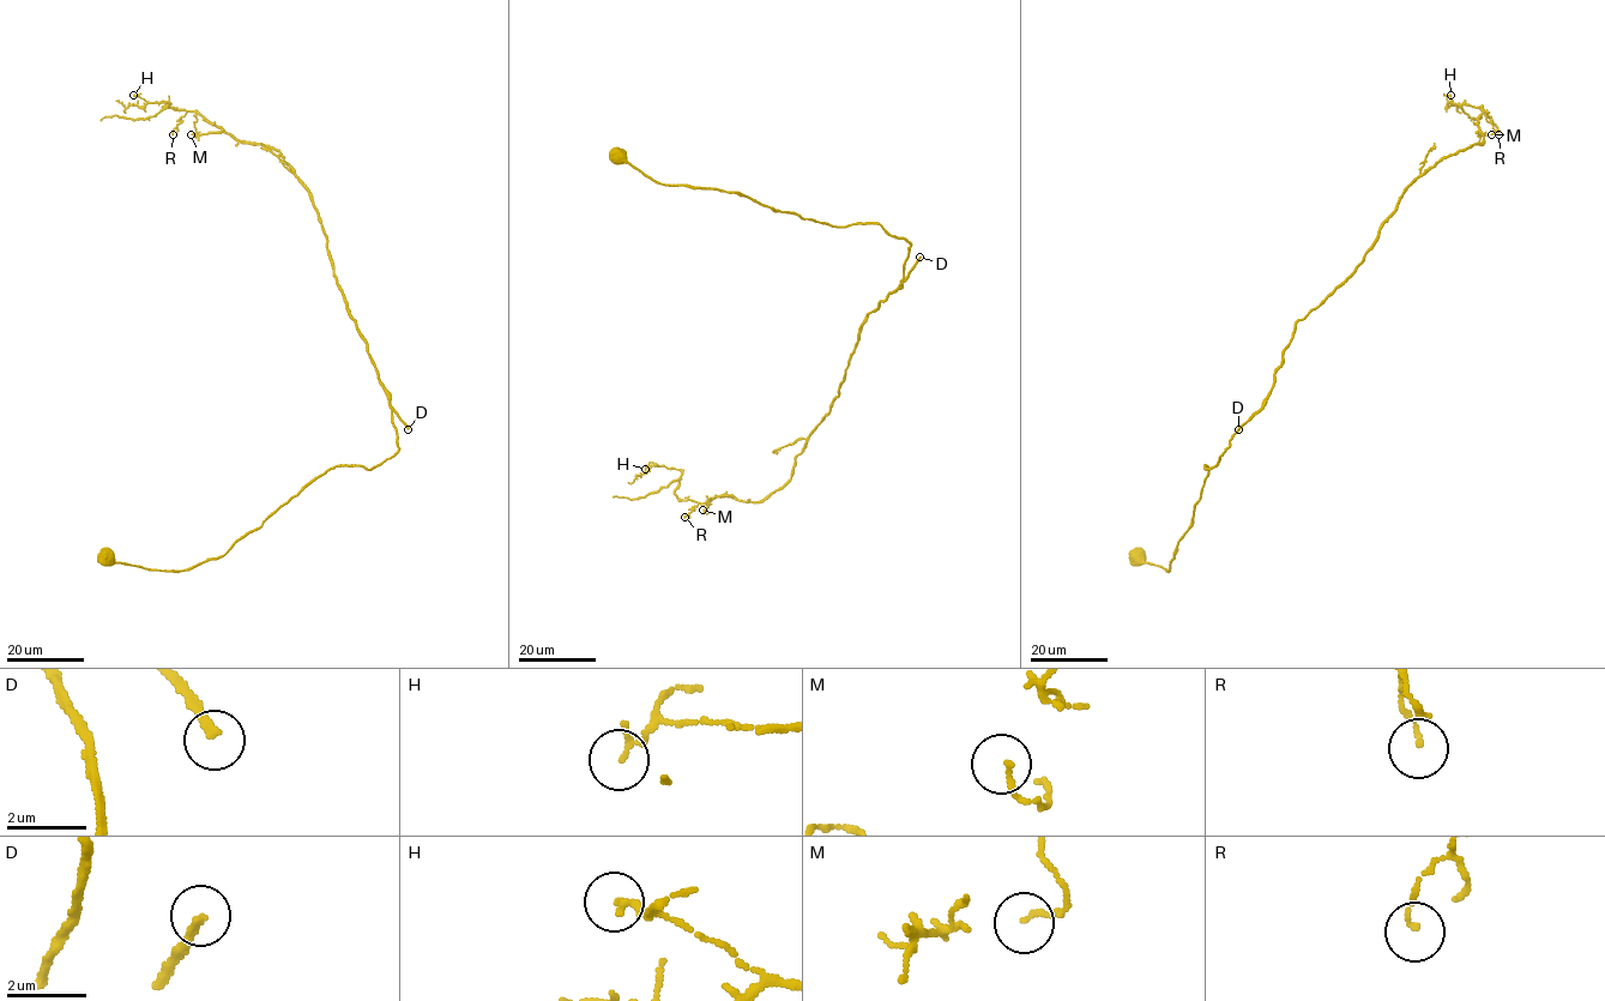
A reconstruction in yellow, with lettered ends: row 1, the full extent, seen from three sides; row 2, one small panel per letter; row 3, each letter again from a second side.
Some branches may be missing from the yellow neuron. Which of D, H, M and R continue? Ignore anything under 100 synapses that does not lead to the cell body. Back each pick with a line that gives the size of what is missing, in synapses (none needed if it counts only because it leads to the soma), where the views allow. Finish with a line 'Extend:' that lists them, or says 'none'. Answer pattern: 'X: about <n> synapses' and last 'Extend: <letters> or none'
D: about 200 synapses
Extend: D

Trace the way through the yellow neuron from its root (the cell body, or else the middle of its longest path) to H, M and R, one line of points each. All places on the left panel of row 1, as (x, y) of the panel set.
H: (104, 555), (187, 571), (223, 556), (329, 470), (372, 469), (398, 448), (311, 193), (278, 151), (133, 95)
M: (104, 555), (187, 571), (329, 470), (372, 469), (398, 448), (311, 193), (275, 149), (198, 113), (191, 134)
R: (104, 555), (187, 571), (329, 470), (372, 469), (398, 448), (311, 193), (278, 151), (195, 112), (173, 134)

